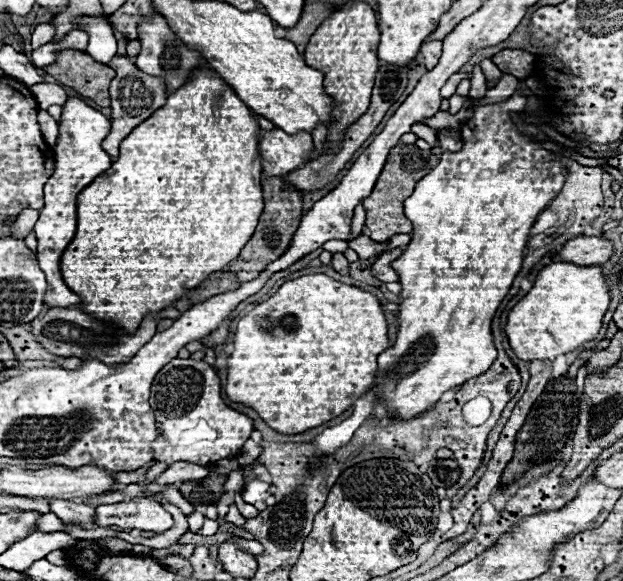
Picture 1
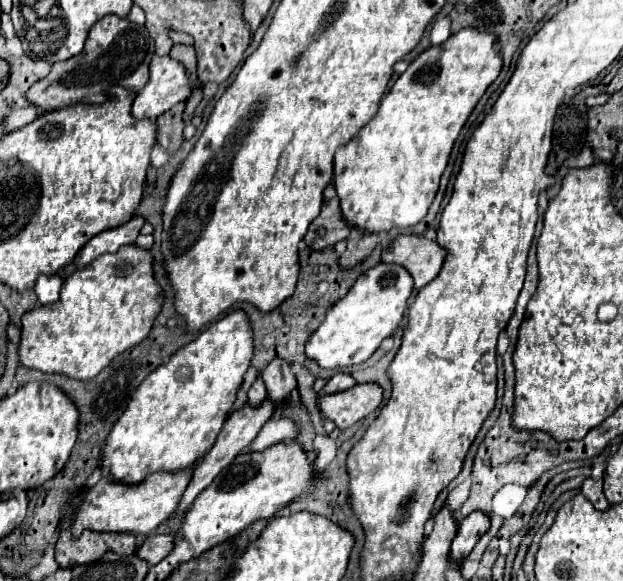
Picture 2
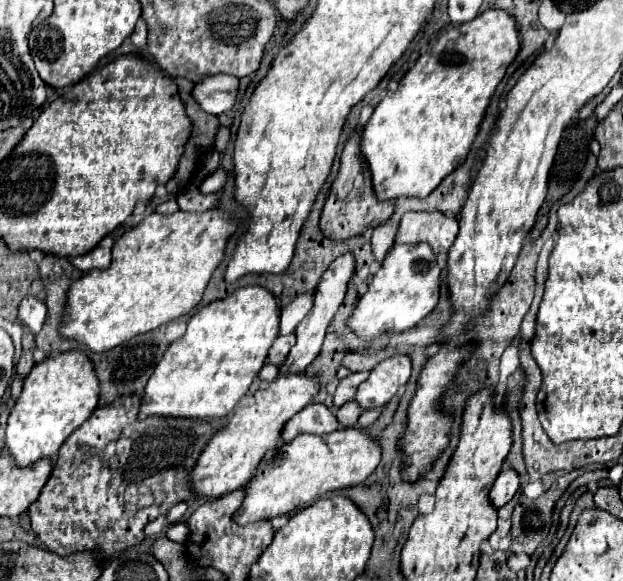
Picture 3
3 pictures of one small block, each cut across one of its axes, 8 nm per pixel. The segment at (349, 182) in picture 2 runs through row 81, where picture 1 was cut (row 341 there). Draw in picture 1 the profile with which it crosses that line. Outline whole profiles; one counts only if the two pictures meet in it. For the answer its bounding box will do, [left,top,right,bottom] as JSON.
[376,92,568,418]

